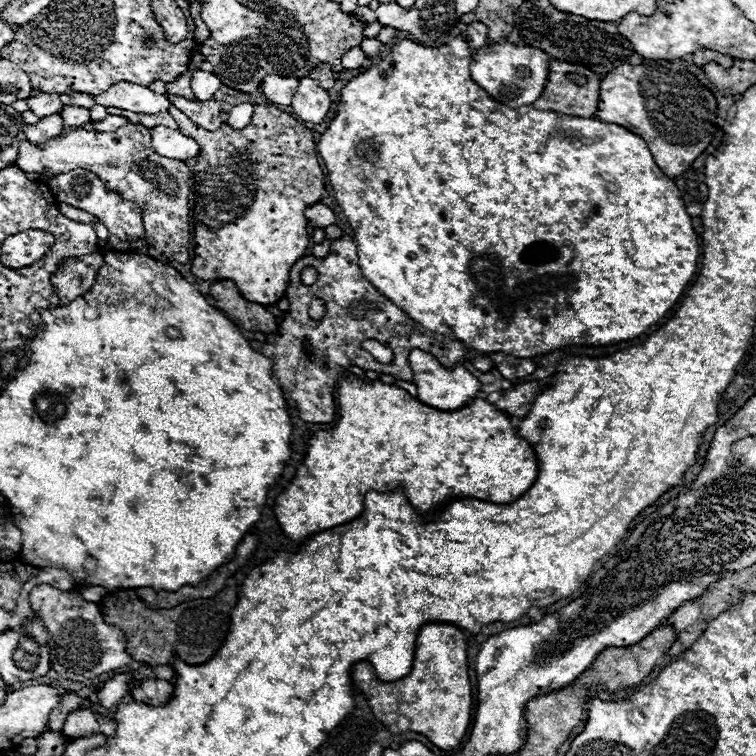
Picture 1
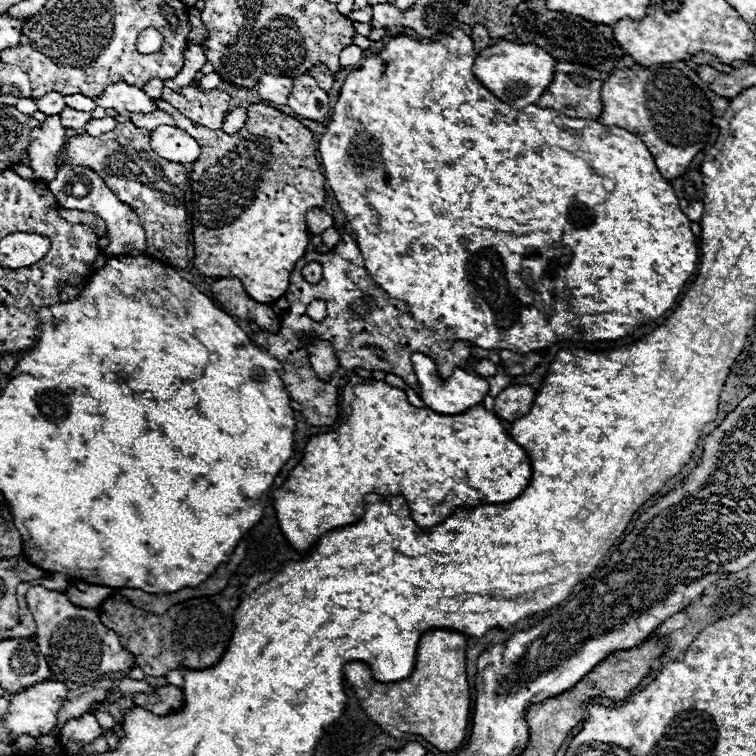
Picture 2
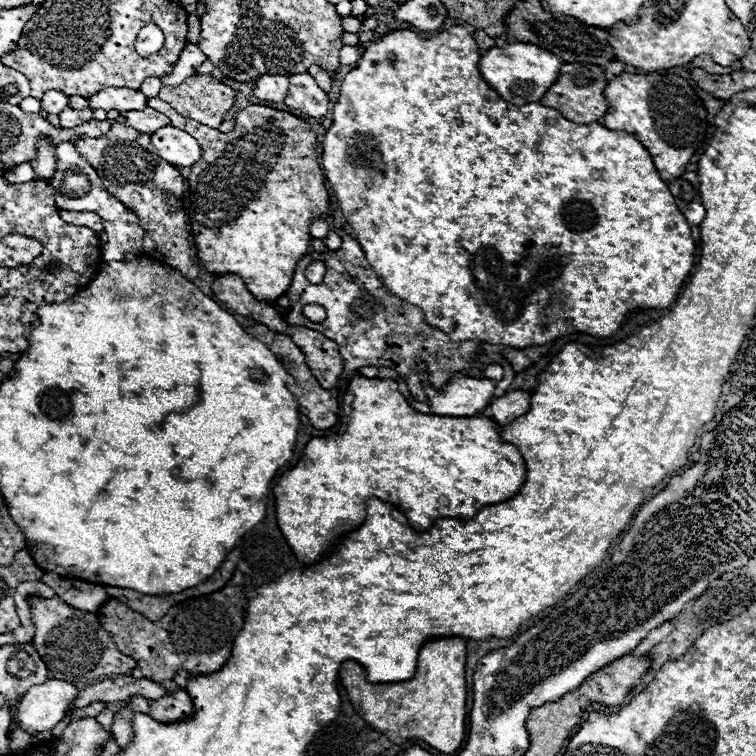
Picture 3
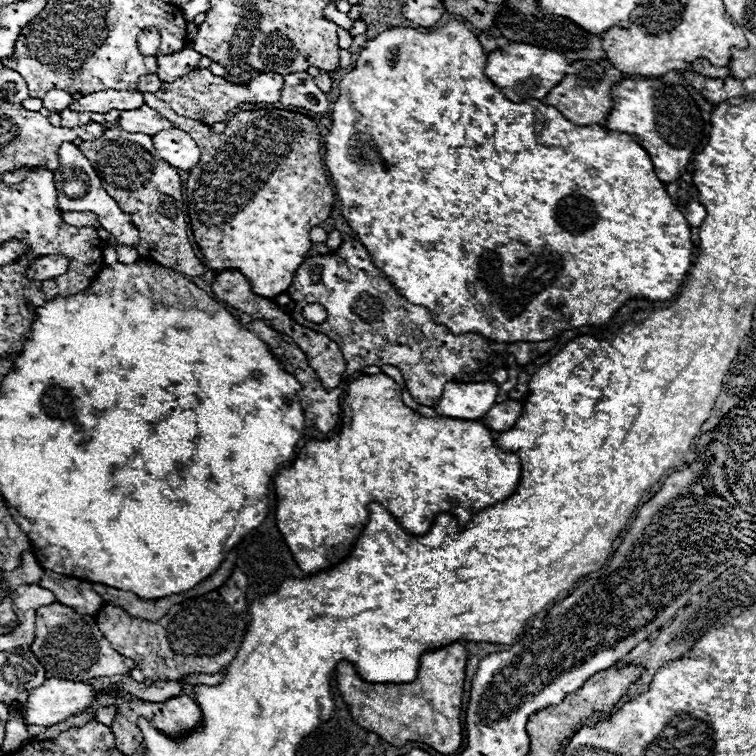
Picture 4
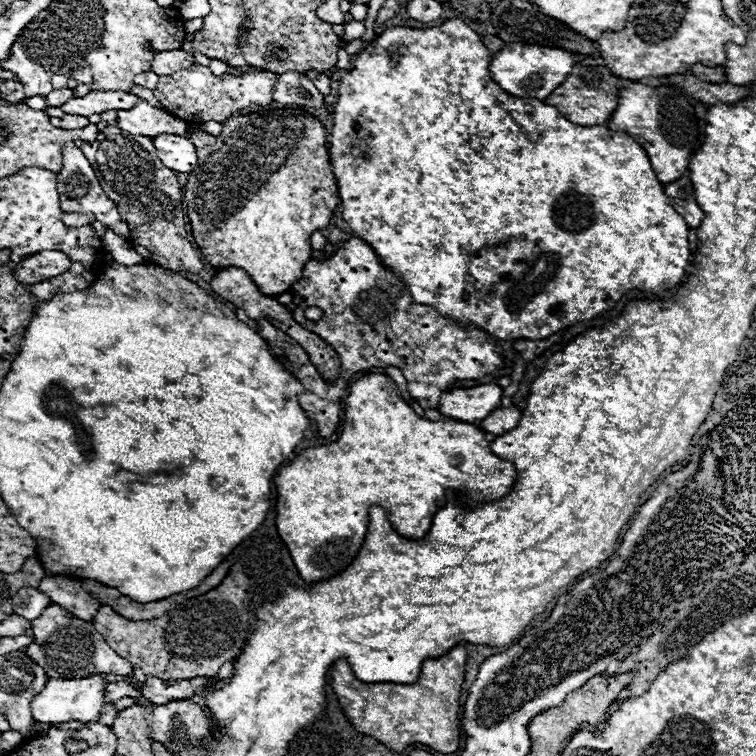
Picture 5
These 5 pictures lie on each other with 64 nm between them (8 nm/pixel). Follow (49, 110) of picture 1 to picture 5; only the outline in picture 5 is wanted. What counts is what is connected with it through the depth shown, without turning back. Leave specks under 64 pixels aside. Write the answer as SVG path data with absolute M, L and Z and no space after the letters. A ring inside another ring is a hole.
M64 88L64 90L54 90L54 92L50 92L48 96L46 96L46 102L48 102L48 106L62 106L64 102L68 102L68 98L72 98L74 96L74 90L68 90L68 88Z

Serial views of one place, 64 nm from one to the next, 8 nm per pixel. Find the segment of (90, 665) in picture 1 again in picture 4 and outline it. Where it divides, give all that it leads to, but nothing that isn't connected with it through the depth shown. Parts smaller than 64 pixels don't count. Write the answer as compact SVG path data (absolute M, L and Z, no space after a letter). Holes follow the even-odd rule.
M60 602L42 606L38 610L36 638L30 644L30 650L44 664L50 678L62 678L72 682L86 682L98 676L128 674L134 668L134 662L130 658L124 658L116 650L112 650L110 642L98 630L92 616L80 616Z

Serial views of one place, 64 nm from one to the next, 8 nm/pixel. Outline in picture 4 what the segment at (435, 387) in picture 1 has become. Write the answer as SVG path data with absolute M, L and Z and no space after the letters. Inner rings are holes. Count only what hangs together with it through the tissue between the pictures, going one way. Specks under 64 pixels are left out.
M452 382L452 388L448 386L444 388L444 394L434 406L434 410L446 418L480 420L496 404L496 398L498 398L498 386L494 382L478 382L478 384Z

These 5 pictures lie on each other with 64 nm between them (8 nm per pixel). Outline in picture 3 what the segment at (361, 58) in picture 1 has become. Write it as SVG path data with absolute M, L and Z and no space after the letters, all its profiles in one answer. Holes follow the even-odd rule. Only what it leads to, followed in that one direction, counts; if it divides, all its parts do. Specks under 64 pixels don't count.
M342 46L340 50L340 64L342 66L354 66L360 58L360 52L356 46Z

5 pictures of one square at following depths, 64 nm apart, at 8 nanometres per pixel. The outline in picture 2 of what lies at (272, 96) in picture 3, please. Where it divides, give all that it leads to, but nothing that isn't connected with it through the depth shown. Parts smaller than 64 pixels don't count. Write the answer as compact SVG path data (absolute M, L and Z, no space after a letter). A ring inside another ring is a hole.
M264 74L258 80L258 94L264 100L270 100L274 104L286 104L288 96L292 90L292 80L286 76L272 76L272 74Z

